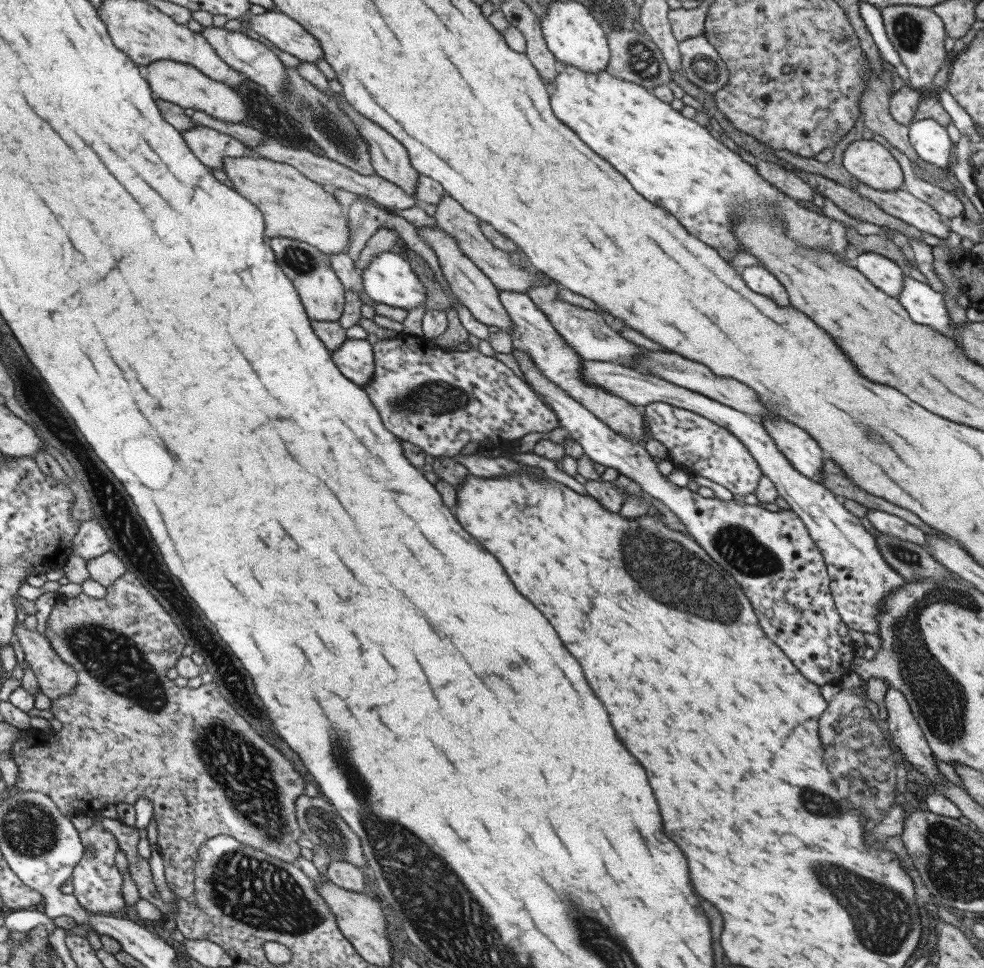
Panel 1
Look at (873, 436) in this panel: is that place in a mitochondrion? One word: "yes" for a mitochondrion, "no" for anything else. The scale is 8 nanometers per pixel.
yes

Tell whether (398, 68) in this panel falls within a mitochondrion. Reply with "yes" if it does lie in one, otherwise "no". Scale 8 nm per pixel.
no

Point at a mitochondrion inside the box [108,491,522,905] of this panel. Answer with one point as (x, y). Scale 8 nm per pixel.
(246, 775)

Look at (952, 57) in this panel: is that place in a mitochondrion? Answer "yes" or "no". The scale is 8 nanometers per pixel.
no

